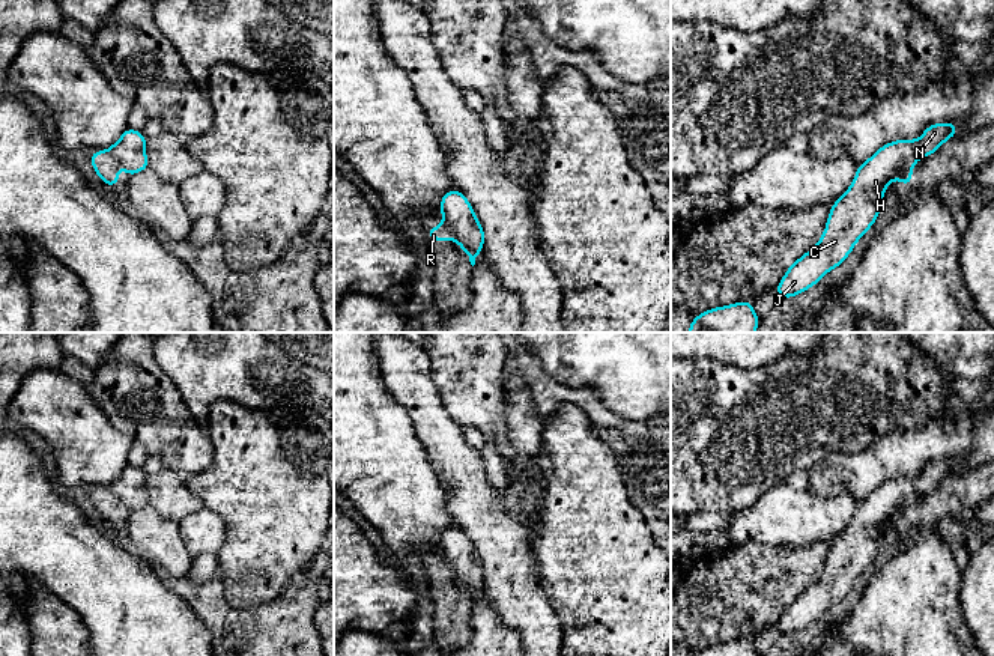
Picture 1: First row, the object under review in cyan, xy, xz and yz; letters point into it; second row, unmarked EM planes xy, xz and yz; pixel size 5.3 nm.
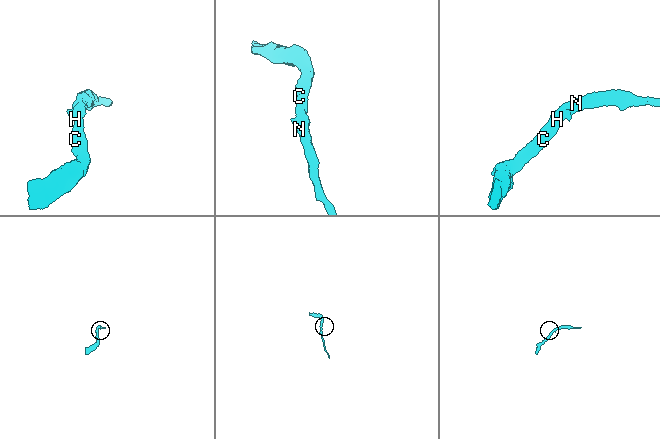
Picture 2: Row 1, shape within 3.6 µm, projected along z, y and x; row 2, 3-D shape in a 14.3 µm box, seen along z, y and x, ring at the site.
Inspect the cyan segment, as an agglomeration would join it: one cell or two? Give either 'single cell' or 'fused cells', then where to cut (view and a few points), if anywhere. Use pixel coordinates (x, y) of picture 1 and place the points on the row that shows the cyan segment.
fused cells; cut in yz along (915, 160), (904, 166), (900, 178)

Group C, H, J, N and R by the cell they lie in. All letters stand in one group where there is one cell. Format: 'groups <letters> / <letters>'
groups C H J N / R

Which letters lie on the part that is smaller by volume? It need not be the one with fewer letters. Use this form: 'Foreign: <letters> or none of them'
Foreign: R

